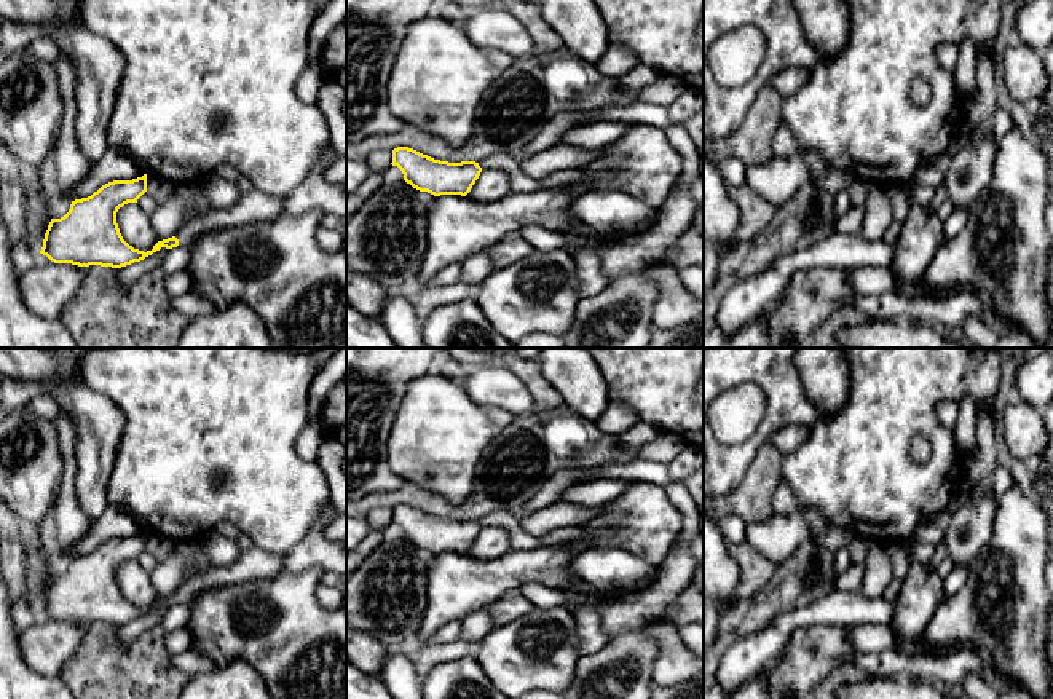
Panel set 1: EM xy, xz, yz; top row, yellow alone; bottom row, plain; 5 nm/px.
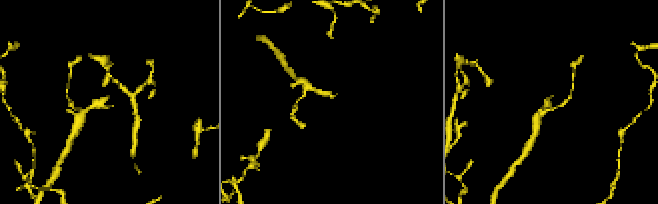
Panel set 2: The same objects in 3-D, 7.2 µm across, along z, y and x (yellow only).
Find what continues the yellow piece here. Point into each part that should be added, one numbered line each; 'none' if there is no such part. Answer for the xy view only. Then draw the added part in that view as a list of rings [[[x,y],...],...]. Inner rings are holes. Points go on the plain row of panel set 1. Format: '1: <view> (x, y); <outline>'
1: xy (254, 564); [[[250,547],[239,554],[230,567],[211,567],[196,575],[187,587],[176,592],[179,603],[193,603],[201,594],[241,584],[252,579],[271,579],[282,573],[282,557],[268,554],[258,547]]]

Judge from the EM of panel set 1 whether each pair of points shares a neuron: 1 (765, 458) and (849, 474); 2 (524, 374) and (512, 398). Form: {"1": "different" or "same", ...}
{"1": "different", "2": "different"}

